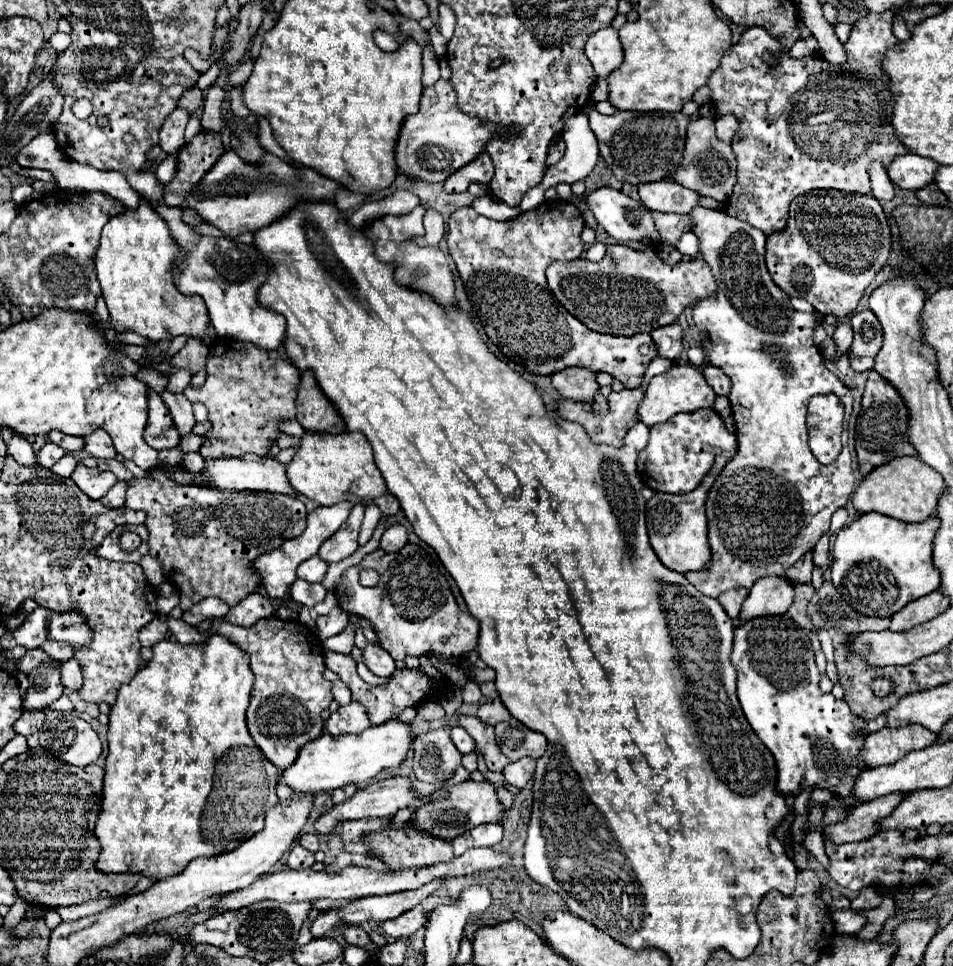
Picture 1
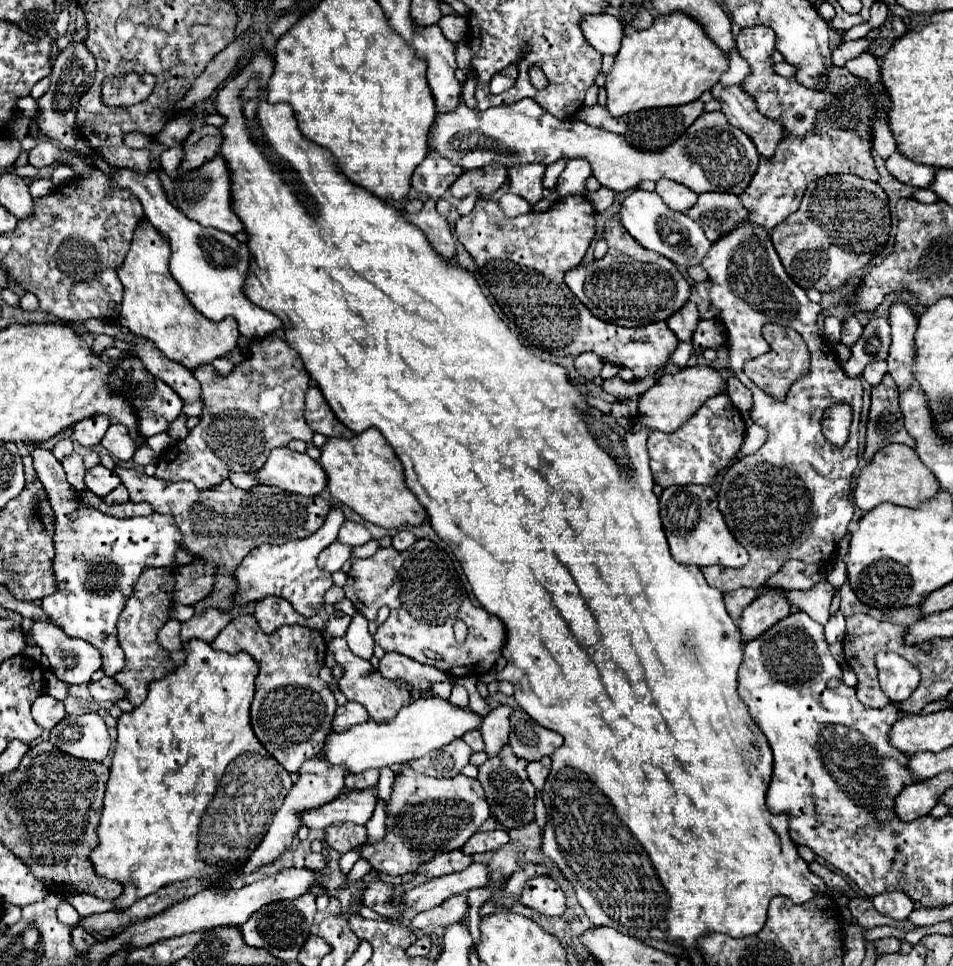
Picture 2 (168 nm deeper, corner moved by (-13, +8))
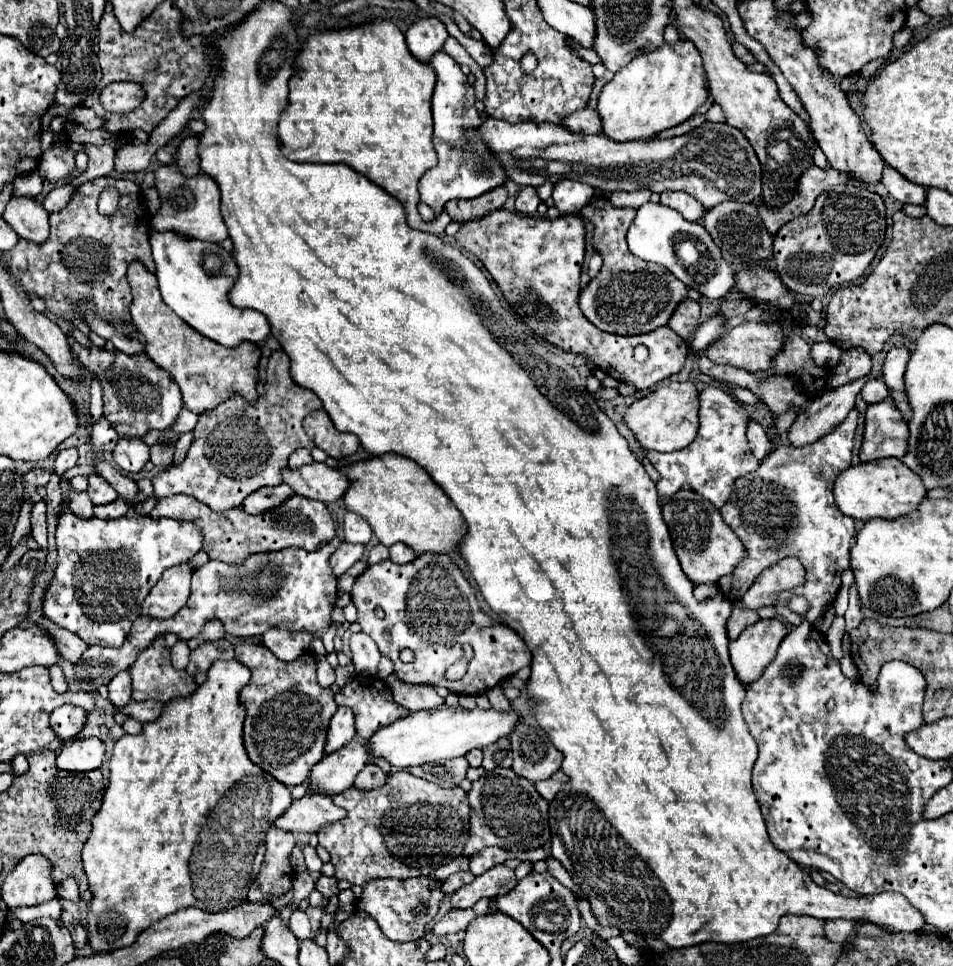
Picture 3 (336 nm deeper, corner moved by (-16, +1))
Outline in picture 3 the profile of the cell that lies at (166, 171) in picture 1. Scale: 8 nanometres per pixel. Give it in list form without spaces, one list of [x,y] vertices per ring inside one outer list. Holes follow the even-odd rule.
[[[152,230],[150,246],[164,302],[194,330],[228,348],[238,346],[244,340],[260,344],[270,336],[270,322],[264,314],[250,308],[236,308],[228,298],[238,280],[238,264],[232,252],[226,252],[216,242],[188,238],[174,230]]]

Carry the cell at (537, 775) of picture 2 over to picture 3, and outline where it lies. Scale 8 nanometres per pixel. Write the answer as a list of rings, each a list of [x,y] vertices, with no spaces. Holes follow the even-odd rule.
[[[558,770],[558,772],[554,772],[550,778],[540,780],[540,782],[536,782],[534,786],[536,786],[536,790],[540,792],[540,796],[542,796],[542,798],[552,800],[552,798],[556,796],[556,792],[560,790],[560,786],[562,786],[566,780],[568,780],[568,778],[566,778],[566,774],[564,774],[562,770]]]

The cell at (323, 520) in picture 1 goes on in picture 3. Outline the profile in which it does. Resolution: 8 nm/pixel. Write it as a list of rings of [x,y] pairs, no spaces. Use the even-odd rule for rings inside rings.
[[[340,538],[324,544],[320,550],[306,552],[302,548],[286,548],[282,552],[252,554],[240,566],[228,566],[220,560],[210,560],[192,574],[192,590],[186,606],[168,620],[154,620],[140,616],[130,632],[130,640],[122,648],[88,646],[82,658],[74,664],[74,672],[86,688],[98,688],[114,678],[120,670],[126,670],[136,660],[136,654],[148,646],[156,636],[174,632],[178,638],[188,640],[200,634],[202,624],[210,618],[224,622],[224,628],[232,636],[256,636],[264,634],[268,628],[288,628],[288,630],[308,630],[312,634],[320,632],[332,622],[334,600],[338,596],[336,576],[328,566],[330,554],[340,546]]]

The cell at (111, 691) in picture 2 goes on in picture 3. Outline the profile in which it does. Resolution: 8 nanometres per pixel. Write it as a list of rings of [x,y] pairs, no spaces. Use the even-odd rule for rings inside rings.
[[[130,700],[130,702],[124,704],[124,706],[114,706],[114,712],[128,714],[128,716],[132,716],[132,718],[138,720],[138,722],[152,722],[154,718],[160,716],[162,706],[164,706],[164,704],[162,704],[162,702],[156,702],[156,700],[144,700],[144,702]]]

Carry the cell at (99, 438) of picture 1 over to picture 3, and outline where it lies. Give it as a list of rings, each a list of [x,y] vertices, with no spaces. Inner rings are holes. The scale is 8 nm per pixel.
[[[120,438],[112,452],[112,458],[118,468],[126,472],[140,472],[150,460],[150,446],[140,438]]]

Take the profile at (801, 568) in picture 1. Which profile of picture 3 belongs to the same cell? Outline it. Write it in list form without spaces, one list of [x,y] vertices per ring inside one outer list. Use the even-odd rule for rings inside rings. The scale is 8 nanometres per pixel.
[[[784,558],[776,566],[770,566],[756,578],[750,590],[740,598],[740,606],[744,608],[762,608],[776,604],[776,598],[784,590],[792,590],[794,586],[804,584],[806,572],[798,558]]]

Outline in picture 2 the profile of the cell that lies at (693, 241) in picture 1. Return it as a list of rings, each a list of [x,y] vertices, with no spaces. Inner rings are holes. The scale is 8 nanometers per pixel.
[[[633,189],[627,199],[621,203],[621,211],[619,211],[619,217],[621,217],[621,223],[623,227],[627,229],[627,233],[637,239],[637,243],[649,251],[655,251],[655,253],[661,253],[665,255],[667,259],[671,259],[675,265],[687,269],[691,265],[701,265],[701,259],[707,255],[711,243],[707,241],[703,229],[691,219],[687,217],[685,213],[677,213],[677,211],[671,211],[663,199],[657,195],[657,193],[649,193],[649,191],[641,191],[641,189]],[[669,237],[679,237],[677,241],[679,243],[671,243]],[[687,241],[687,247],[683,249],[681,243]],[[671,243],[671,245],[669,245]],[[667,247],[675,247],[675,249],[681,249],[677,251],[677,255],[671,255]]]

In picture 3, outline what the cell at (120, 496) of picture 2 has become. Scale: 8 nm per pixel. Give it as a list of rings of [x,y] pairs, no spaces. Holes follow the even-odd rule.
[[[118,498],[110,504],[94,506],[94,516],[96,518],[122,518],[128,512],[128,508],[130,508],[130,504],[124,502],[124,498]]]

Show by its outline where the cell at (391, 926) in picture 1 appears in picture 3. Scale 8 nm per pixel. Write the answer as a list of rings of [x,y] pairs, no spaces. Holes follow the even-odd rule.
[[[488,898],[476,902],[472,908],[466,908],[466,910],[450,910],[448,914],[444,914],[434,926],[432,926],[432,934],[436,936],[442,936],[442,934],[452,934],[452,932],[460,932],[460,930],[466,930],[468,924],[478,918],[478,916],[484,916],[488,914]]]

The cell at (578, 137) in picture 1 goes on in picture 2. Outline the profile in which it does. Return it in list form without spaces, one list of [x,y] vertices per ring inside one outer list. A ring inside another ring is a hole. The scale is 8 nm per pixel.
[[[571,159],[567,161],[563,173],[559,175],[557,181],[557,195],[567,197],[567,195],[585,195],[585,181],[591,177],[591,167],[585,159]]]

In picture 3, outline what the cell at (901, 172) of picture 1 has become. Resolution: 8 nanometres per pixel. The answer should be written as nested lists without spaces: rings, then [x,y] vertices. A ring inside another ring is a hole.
[[[884,164],[882,182],[892,198],[904,204],[924,204],[926,202],[926,188],[920,184],[910,182],[902,174],[898,174],[890,164]]]

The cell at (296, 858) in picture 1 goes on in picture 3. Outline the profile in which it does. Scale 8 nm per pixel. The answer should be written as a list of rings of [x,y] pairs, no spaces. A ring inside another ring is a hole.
[[[320,874],[318,882],[316,882],[316,890],[318,890],[318,892],[322,892],[326,898],[330,898],[330,896],[338,894],[336,878],[334,878],[334,876],[324,876],[324,874]]]

